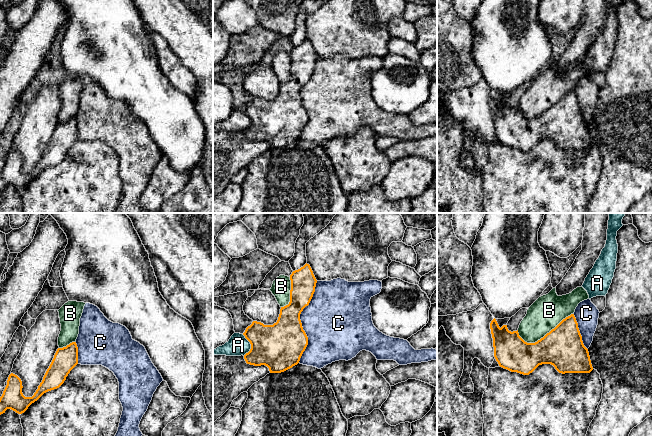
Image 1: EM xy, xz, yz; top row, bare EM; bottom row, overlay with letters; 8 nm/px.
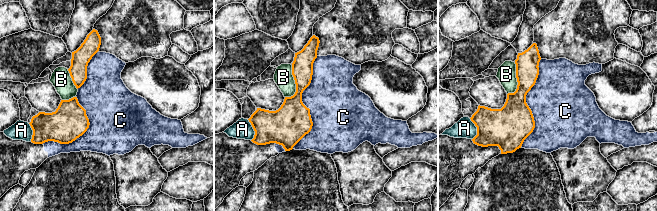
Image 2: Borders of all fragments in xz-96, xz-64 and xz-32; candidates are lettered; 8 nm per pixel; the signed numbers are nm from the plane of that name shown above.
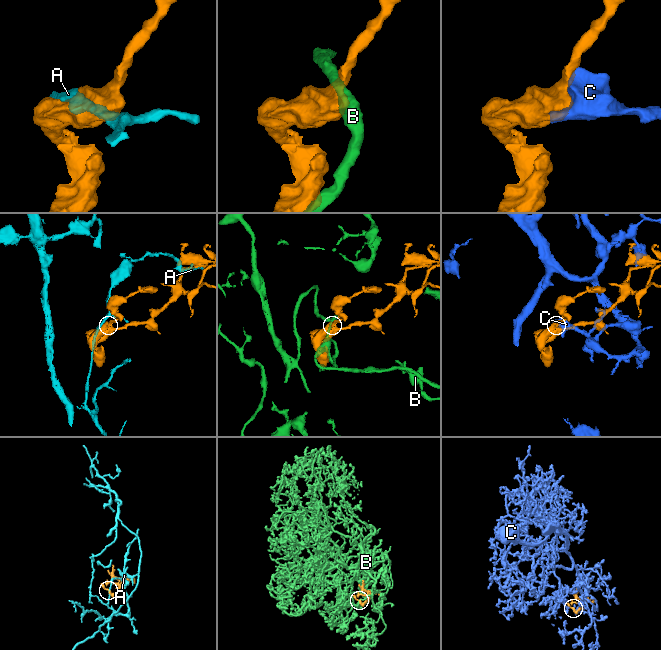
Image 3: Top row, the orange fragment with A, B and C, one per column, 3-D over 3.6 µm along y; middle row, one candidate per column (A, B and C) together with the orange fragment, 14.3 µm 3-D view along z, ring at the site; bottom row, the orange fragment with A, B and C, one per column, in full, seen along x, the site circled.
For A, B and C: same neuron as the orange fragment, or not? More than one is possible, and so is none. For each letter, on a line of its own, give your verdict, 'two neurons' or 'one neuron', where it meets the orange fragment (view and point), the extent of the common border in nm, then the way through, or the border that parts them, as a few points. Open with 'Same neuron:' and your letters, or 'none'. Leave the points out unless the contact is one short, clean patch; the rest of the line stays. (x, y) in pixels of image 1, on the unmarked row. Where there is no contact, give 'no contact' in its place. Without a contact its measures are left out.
Same neuron: B
A: two neurons; contact xz (251, 121); length 180 nm
B: one neuron; contact yz (546, 110); length 480 nm
C: two neurons; contact xz (300, 98); length 650 nm

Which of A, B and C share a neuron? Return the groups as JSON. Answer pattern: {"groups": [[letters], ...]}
{"groups": [["A"], ["B"], ["C"]]}

